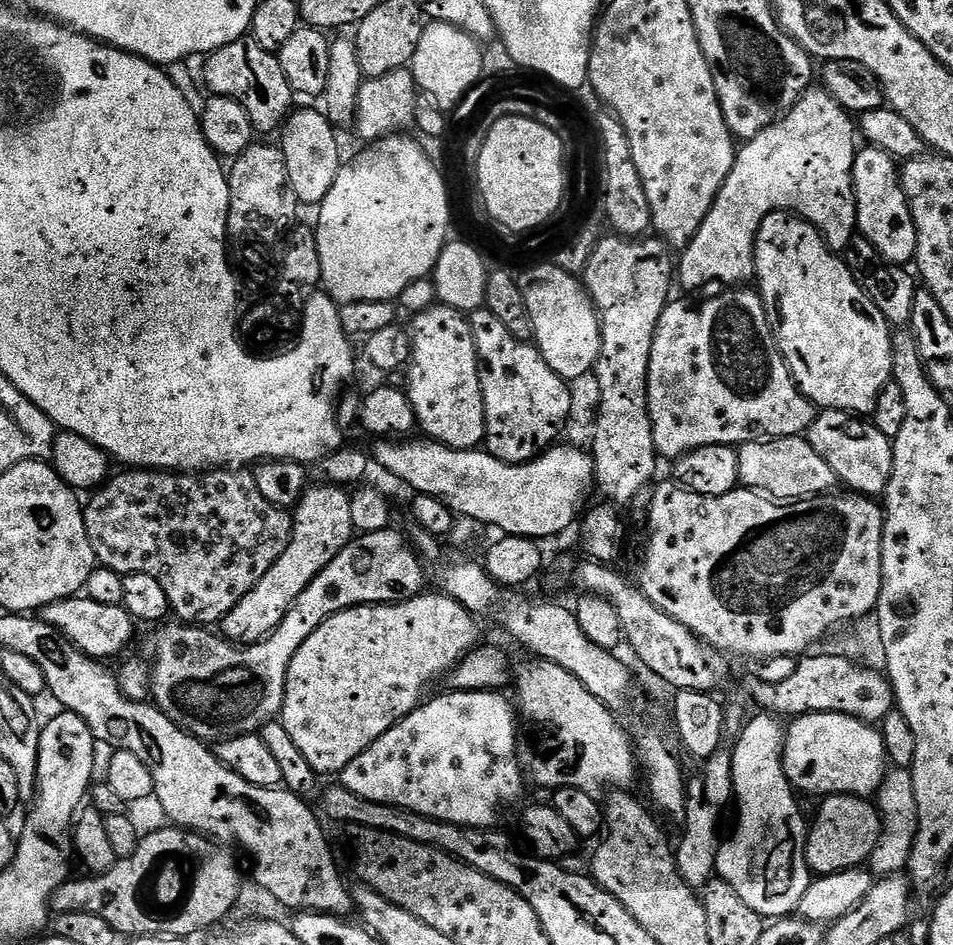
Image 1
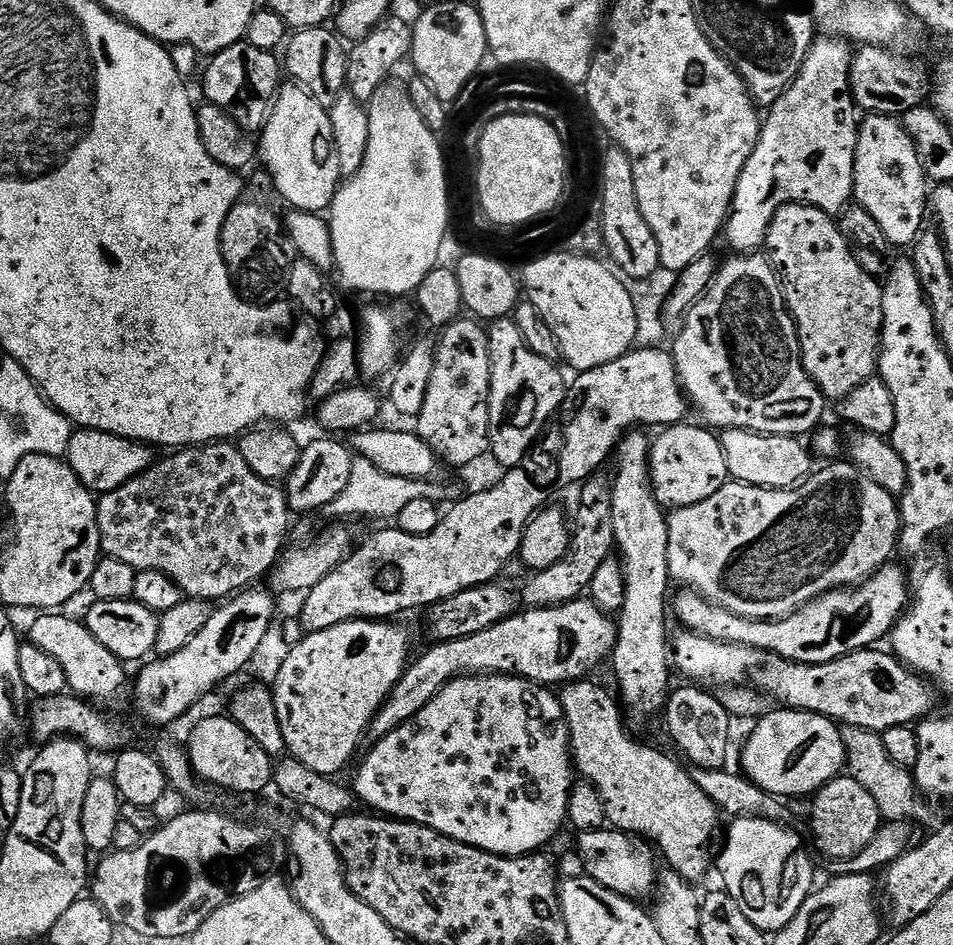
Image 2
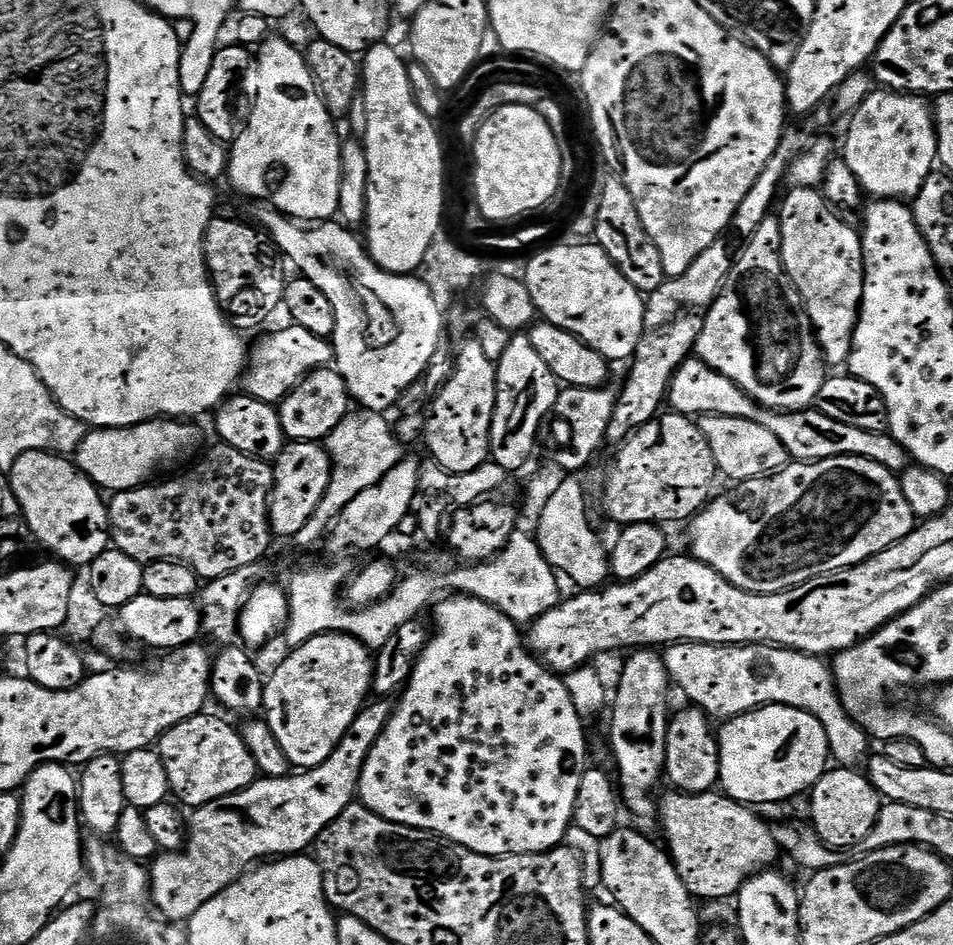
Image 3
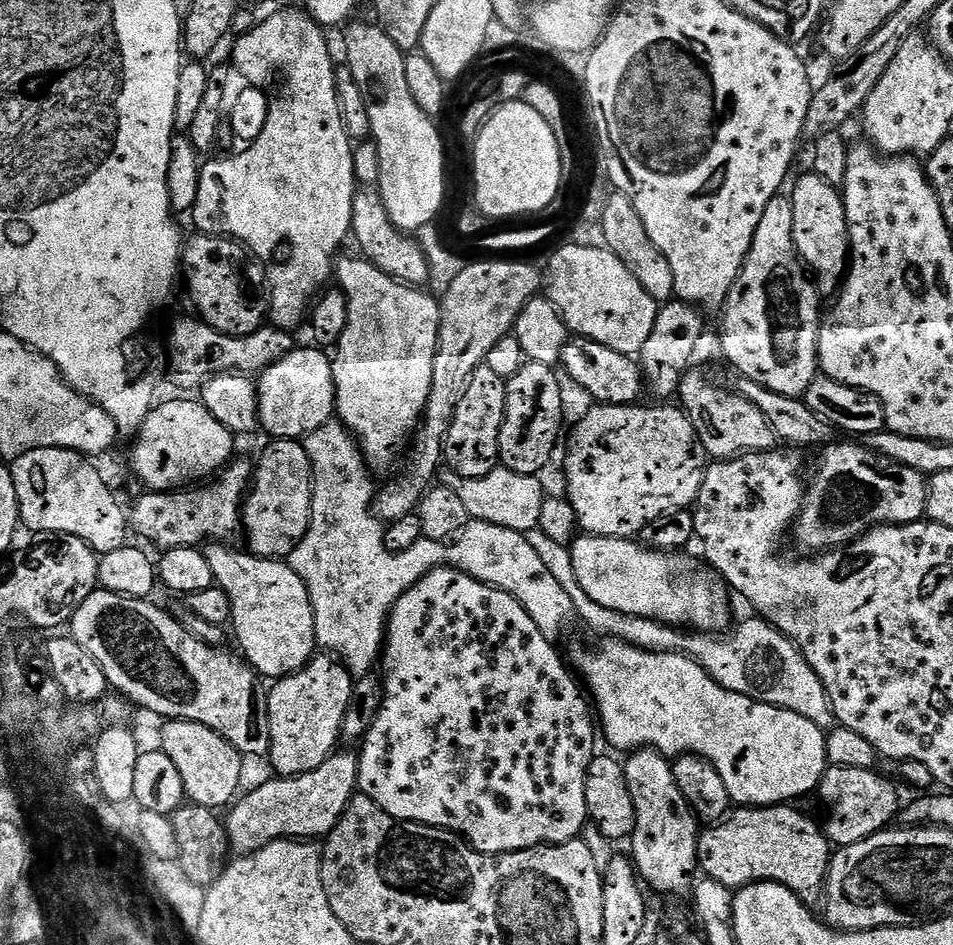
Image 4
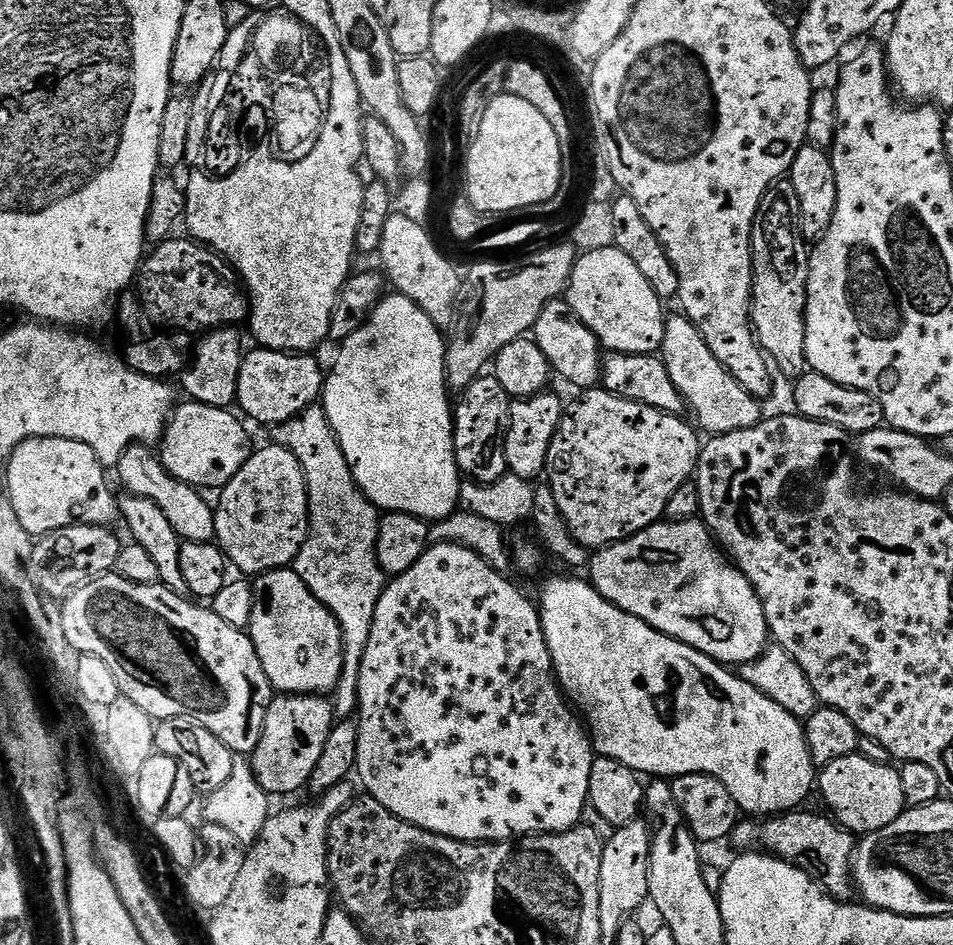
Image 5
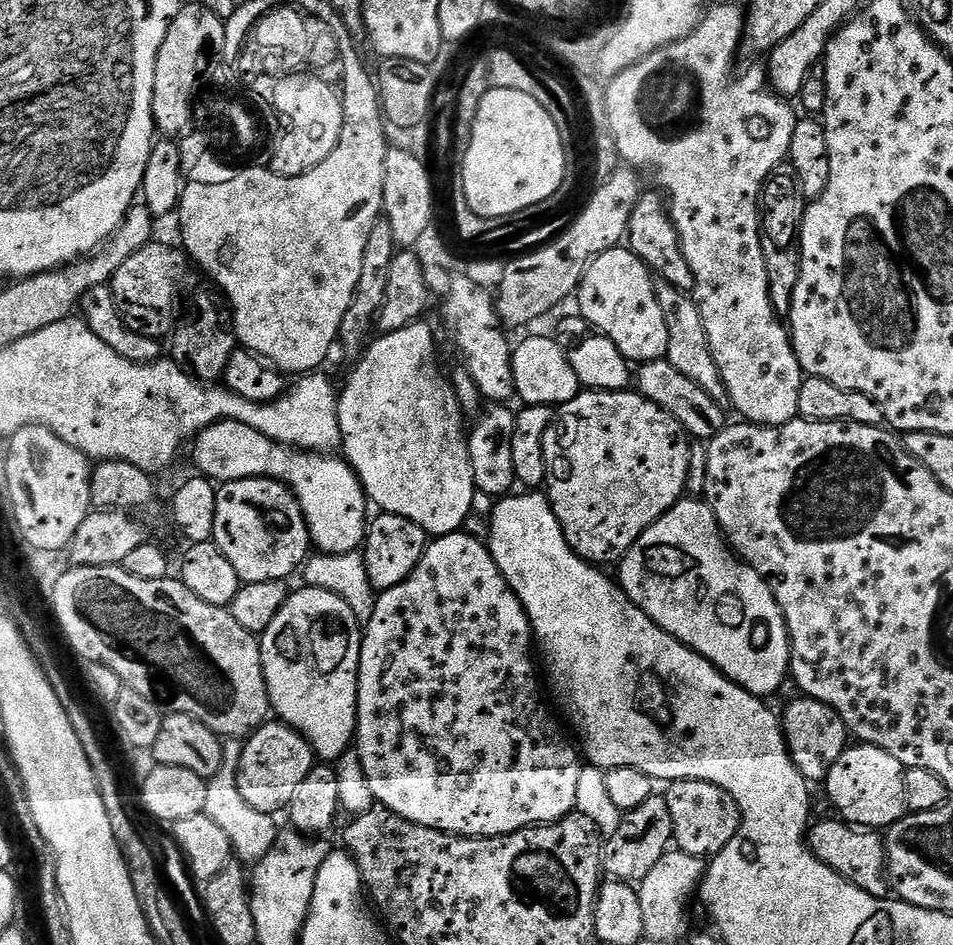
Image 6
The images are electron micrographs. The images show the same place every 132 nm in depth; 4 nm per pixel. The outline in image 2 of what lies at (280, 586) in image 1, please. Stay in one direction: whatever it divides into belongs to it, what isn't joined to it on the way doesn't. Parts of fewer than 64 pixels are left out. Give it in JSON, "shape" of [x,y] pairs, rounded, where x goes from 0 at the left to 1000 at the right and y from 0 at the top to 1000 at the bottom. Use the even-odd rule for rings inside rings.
{"shape":[[[253,624],[238,637],[232,638],[224,647],[220,658],[216,658],[216,662],[212,662],[212,667],[208,667],[208,671],[204,671],[204,675],[199,675],[195,684],[191,684],[191,688],[161,697],[161,703],[150,704],[152,707],[143,720],[143,749],[149,761],[156,762],[159,766],[180,766],[184,762],[191,761],[213,737],[220,735],[230,724],[235,724],[242,715],[250,714],[272,692],[273,685],[285,665],[285,655],[290,652],[291,632],[281,624],[264,625],[269,624]]]}

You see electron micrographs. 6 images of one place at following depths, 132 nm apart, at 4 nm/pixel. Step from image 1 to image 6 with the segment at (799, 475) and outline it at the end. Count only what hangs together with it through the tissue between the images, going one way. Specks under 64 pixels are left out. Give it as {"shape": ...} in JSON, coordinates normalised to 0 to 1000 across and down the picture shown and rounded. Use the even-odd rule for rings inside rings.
{"shape":[[[688,296],[688,314],[690,324],[695,324],[695,337],[699,337],[701,350],[701,376],[699,380],[705,384],[707,392],[720,396],[729,406],[735,408],[748,423],[761,422],[760,405],[756,403],[753,387],[749,387],[749,379],[745,375],[745,366],[741,362],[741,349],[737,345],[737,332],[732,332],[730,319],[723,315],[715,306],[698,296]]]}

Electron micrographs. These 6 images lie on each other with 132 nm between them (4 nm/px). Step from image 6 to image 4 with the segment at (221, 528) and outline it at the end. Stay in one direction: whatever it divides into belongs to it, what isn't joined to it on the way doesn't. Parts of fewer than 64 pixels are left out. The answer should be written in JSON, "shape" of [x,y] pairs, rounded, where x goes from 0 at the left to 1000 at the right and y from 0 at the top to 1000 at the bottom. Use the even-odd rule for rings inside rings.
{"shape":[[[285,466],[282,474],[273,483],[268,492],[264,515],[256,527],[254,567],[260,570],[259,583],[278,593],[301,590],[311,581],[313,574],[323,564],[327,551],[327,490],[318,469],[313,466]]]}

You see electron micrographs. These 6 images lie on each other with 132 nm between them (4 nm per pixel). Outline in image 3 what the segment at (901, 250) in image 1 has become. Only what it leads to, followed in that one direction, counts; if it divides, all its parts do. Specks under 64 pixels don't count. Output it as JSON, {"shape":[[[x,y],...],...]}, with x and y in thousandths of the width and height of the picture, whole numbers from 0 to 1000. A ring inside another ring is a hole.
{"shape":[[[916,95],[905,109],[893,120],[890,131],[890,145],[886,148],[884,168],[892,180],[896,180],[896,188],[907,199],[912,208],[921,212],[942,212],[956,214],[967,201],[967,193],[983,177],[982,130],[978,124],[978,110],[969,102],[959,102],[952,97],[934,97]]]}

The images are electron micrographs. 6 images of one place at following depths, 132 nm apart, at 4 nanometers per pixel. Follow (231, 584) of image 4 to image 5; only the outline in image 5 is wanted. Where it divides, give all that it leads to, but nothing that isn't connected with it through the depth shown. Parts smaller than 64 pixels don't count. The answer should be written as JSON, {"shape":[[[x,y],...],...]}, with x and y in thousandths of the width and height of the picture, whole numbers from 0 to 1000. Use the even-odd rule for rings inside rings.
{"shape":[[[139,470],[126,481],[125,491],[121,492],[120,499],[126,503],[130,511],[129,520],[136,525],[148,525],[157,527],[174,544],[178,557],[189,566],[190,572],[208,574],[209,576],[220,576],[227,569],[227,543],[221,532],[213,529],[207,517],[200,516],[185,508],[172,496],[168,490],[167,481],[158,473],[152,470]],[[305,600],[268,611],[264,656],[258,668],[271,688],[275,709],[279,709],[279,717],[283,717],[291,733],[307,737],[352,733],[361,708],[357,660]]]}

